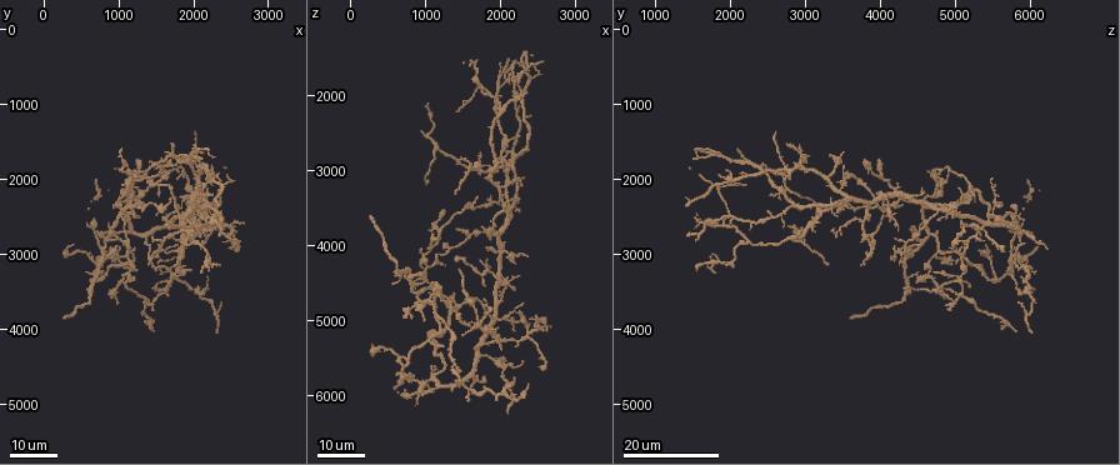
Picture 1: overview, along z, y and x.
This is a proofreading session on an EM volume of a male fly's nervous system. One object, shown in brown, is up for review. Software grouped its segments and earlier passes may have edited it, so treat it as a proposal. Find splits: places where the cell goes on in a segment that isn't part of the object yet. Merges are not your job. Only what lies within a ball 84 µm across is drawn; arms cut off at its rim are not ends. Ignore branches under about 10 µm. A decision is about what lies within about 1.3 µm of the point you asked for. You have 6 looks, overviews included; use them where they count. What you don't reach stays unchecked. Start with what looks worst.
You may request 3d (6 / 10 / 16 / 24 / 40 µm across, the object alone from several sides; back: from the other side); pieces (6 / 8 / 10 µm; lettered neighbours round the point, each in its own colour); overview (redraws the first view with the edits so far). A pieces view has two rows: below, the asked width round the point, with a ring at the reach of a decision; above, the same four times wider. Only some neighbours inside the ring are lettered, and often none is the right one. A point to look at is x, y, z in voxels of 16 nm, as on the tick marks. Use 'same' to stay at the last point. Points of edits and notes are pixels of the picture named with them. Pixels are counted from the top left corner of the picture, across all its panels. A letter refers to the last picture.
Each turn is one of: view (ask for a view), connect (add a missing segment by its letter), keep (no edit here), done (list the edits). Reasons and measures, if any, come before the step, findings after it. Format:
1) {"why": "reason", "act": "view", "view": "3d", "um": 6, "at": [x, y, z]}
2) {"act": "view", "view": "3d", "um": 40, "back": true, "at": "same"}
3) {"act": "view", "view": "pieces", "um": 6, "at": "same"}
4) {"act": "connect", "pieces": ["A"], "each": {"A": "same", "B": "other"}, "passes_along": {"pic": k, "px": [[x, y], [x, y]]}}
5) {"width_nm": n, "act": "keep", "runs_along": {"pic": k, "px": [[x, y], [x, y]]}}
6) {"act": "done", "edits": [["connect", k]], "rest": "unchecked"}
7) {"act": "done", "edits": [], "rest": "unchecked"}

{"why": "branch stops here", "act": "view", "view": "3d", "um": 24, "at": [1250, 3200, 5300]}

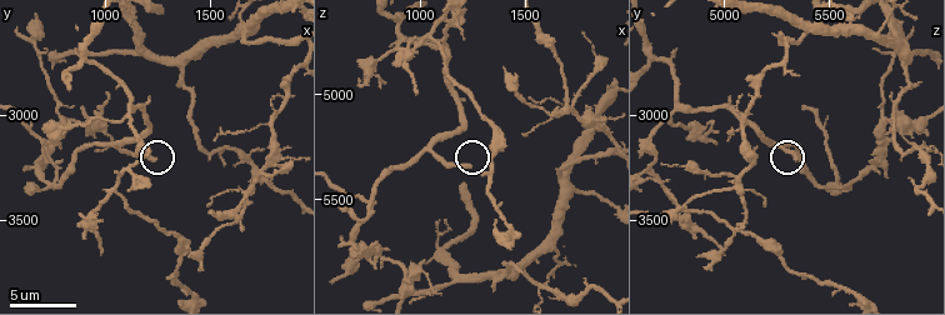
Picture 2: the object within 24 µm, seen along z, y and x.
{"why": "what lies round it", "act": "view", "view": "pieces", "um": 8, "at": [1250, 3220, 5340]}

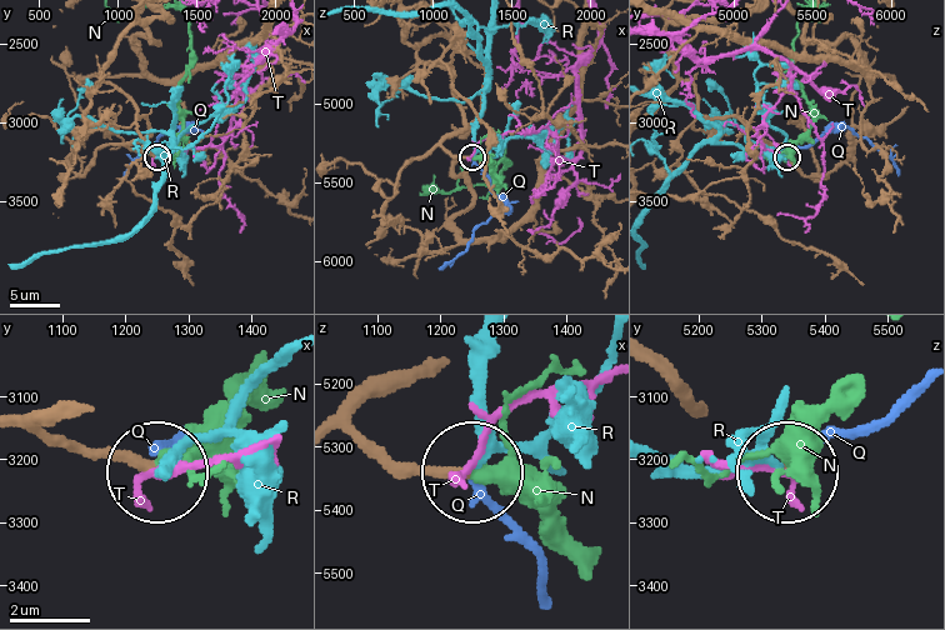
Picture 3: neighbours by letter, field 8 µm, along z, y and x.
{"width_nm": 250, "act": "connect", "pieces": ["N"], "each": {"N": "same", "Q": "other", "R": "other", "T": "other"}, "found": "the cell continues"}

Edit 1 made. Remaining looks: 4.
{"act": "view", "view": "overview"}

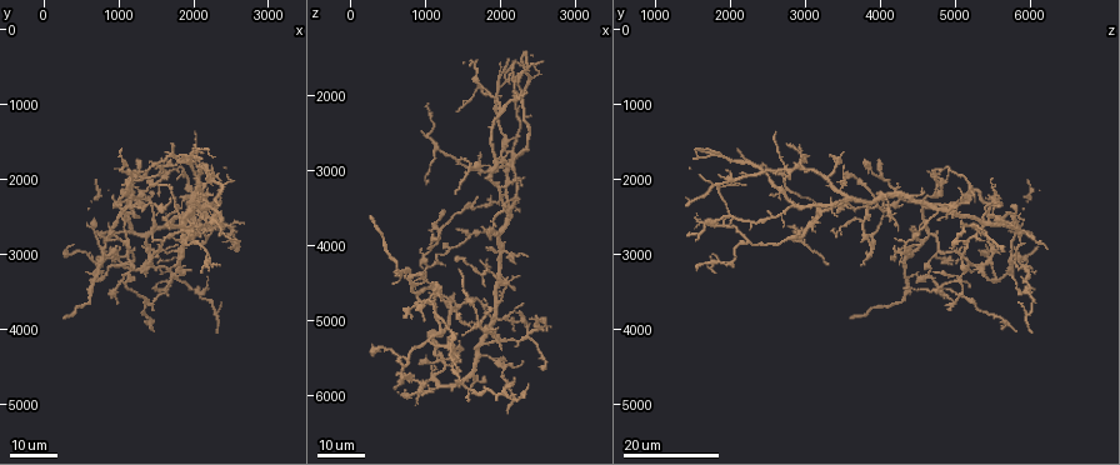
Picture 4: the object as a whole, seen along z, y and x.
{"why": "branch stops here", "act": "view", "view": "3d", "um": 16, "at": [1400, 3150, 3300]}

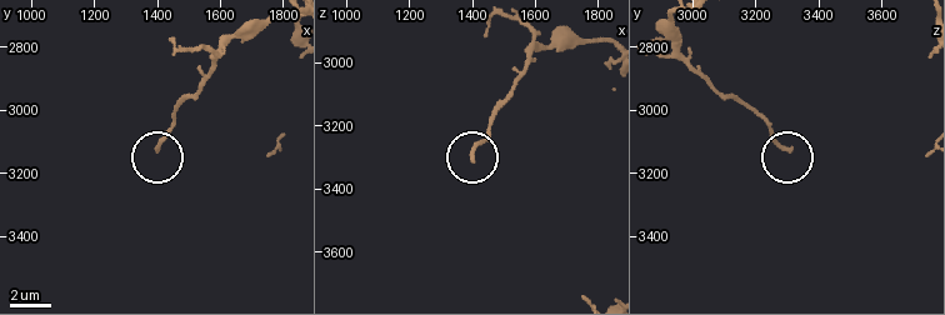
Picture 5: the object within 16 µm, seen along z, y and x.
{"act": "view", "view": "pieces", "um": 10, "at": [1400, 3120, 3310]}

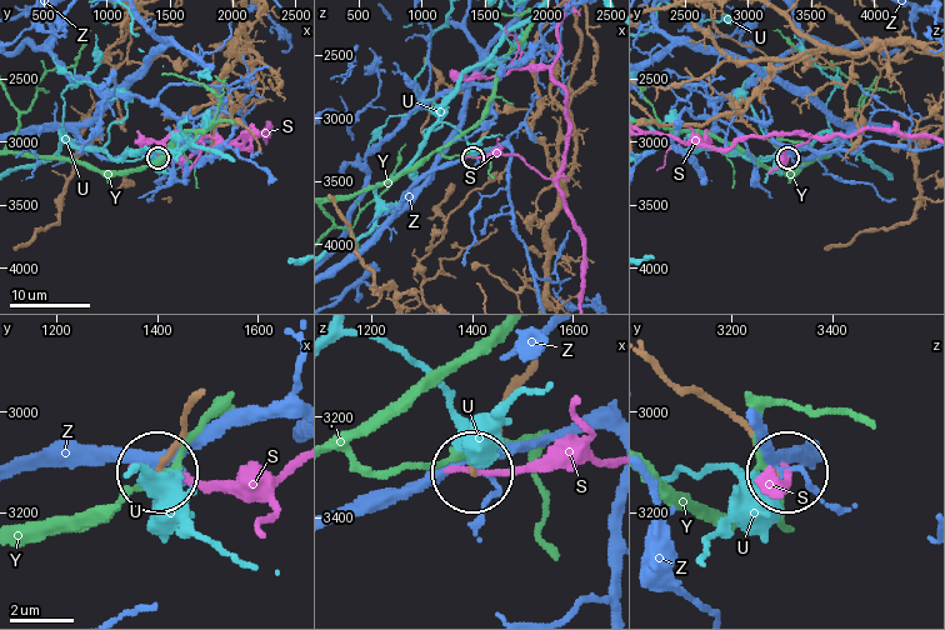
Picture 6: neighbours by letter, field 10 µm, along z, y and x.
{"act": "keep", "each": {"S": "other", "U": "other", "Y": "other", "Z": "other"}, "found": "no lettered segment goes on from it"}

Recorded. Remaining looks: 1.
{"act": "done", "edits": [["connect", 3]], "rest": "unchecked"}

